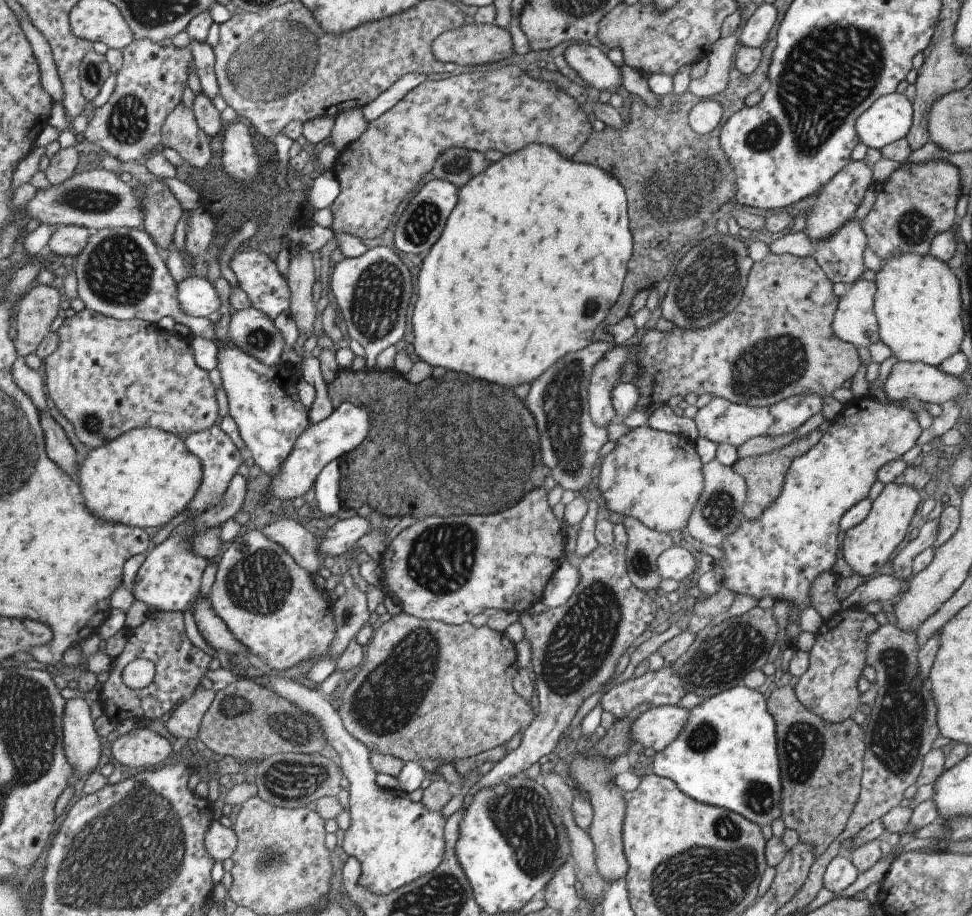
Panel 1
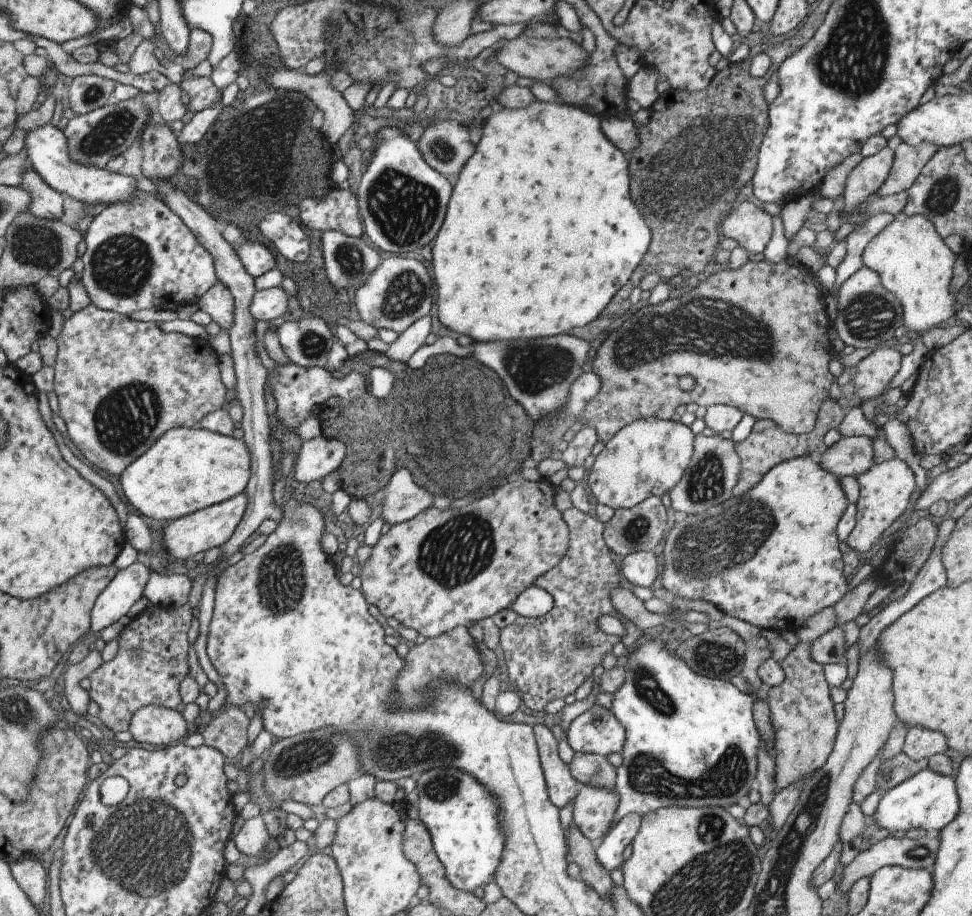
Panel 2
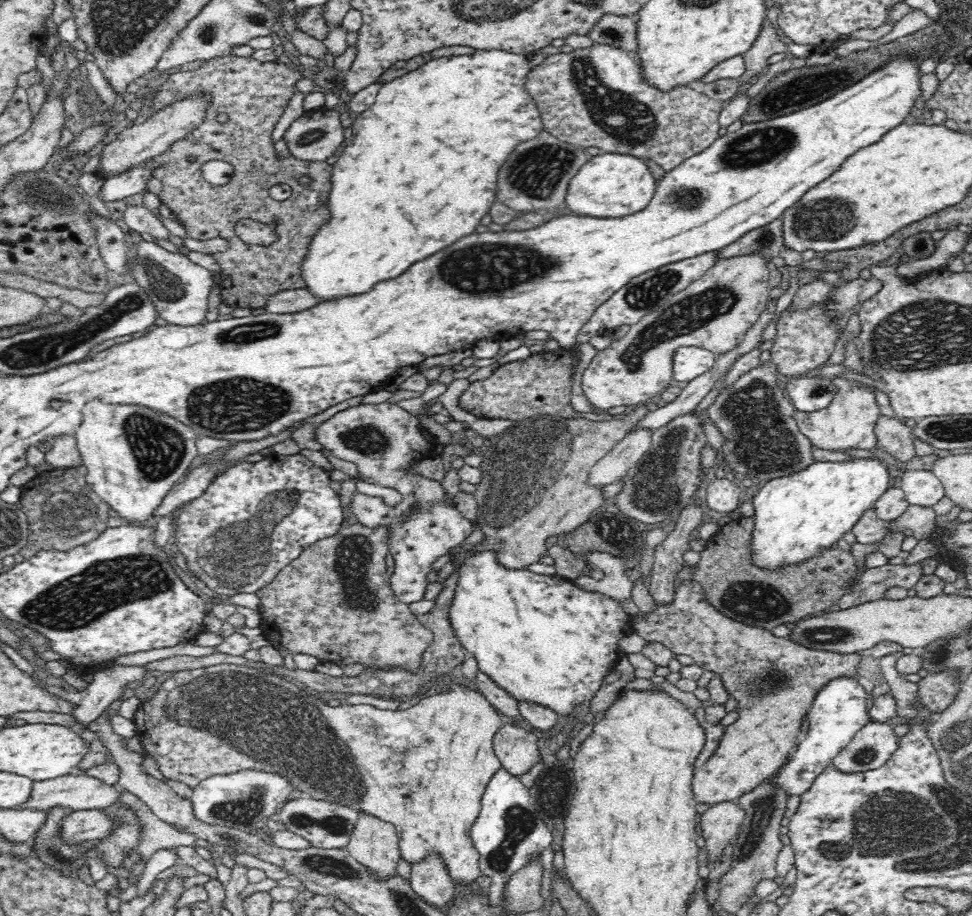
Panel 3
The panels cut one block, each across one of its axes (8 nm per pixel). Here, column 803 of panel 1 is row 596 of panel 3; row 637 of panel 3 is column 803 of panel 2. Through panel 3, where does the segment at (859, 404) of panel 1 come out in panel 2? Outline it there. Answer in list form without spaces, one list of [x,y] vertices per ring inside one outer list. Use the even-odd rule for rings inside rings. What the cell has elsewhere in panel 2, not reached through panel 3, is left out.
[[[807,455],[779,463],[762,478],[757,486],[754,486],[744,496],[730,498],[727,502],[703,514],[688,515],[682,522],[674,524],[674,528],[668,532],[668,538],[664,541],[664,549],[660,551],[661,554],[664,554],[664,574],[660,576],[657,582],[657,591],[667,597],[677,595],[682,599],[709,603],[716,606],[724,614],[754,625],[761,630],[796,632],[808,622],[808,619],[824,610],[824,608],[834,607],[840,600],[843,600],[843,597],[850,590],[843,574],[843,559],[839,550],[840,541],[837,538],[839,521],[848,506],[849,502],[844,490],[842,490],[841,478],[822,468],[816,460],[816,455]]]

